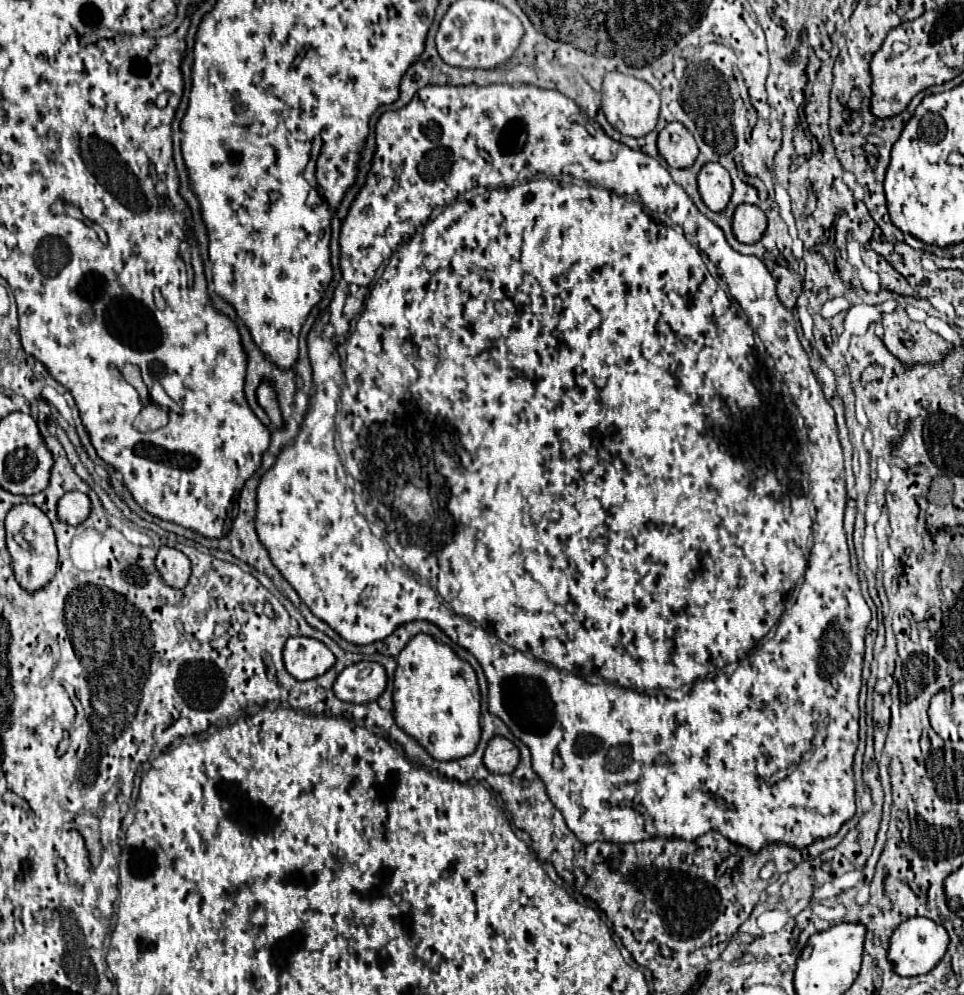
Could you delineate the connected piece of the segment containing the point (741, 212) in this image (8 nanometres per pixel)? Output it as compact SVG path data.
M742 203L732 217L732 231L740 243L756 243L766 229L766 215L760 207Z

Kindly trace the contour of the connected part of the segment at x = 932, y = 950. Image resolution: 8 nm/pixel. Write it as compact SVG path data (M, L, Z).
M912 917L894 929L888 949L888 961L892 963L894 971L902 977L924 975L930 969L934 969L934 965L944 957L946 947L948 947L948 933L942 925L926 917Z

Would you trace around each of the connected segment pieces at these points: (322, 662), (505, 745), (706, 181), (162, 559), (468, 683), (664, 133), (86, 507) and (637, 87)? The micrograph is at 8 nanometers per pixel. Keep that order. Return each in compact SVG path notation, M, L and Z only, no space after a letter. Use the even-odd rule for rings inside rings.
M290 637L284 645L286 671L300 681L324 675L334 663L334 653L318 639Z
M494 737L490 739L486 751L484 751L484 765L492 771L492 773L512 773L516 769L520 761L520 751L518 747L506 739L506 737Z
M706 163L698 173L698 191L710 211L722 211L732 193L732 179L720 163Z
M160 547L158 557L156 557L156 567L162 575L162 579L174 587L182 589L188 583L190 577L190 559L174 547Z
M414 635L398 655L394 677L394 719L402 731L414 737L438 761L452 761L474 753L480 741L480 689L472 665L460 659L452 647L434 641L432 635Z
M668 123L658 133L658 151L670 167L690 167L698 157L698 147L692 133L682 123Z
M70 491L58 501L58 519L68 525L84 523L90 511L92 511L92 503L88 495L82 491Z
M612 71L602 81L602 111L612 127L616 127L622 135L644 137L656 127L660 109L660 97L656 95L654 87L636 79L632 75L624 75L620 71Z

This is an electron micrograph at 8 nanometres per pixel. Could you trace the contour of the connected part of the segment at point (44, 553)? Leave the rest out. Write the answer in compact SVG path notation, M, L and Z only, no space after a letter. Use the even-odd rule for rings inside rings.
M20 503L16 507L10 509L10 513L6 515L6 541L8 541L8 551L12 557L12 565L14 565L14 573L16 573L16 581L28 589L28 591L36 591L40 587L44 587L56 573L56 561L58 561L58 549L56 549L56 537L50 525L50 519L44 515L44 511L40 511L40 507L32 505L32 503ZM26 527L26 539L34 543L34 551L26 551L22 549L16 541L14 541L14 533Z

